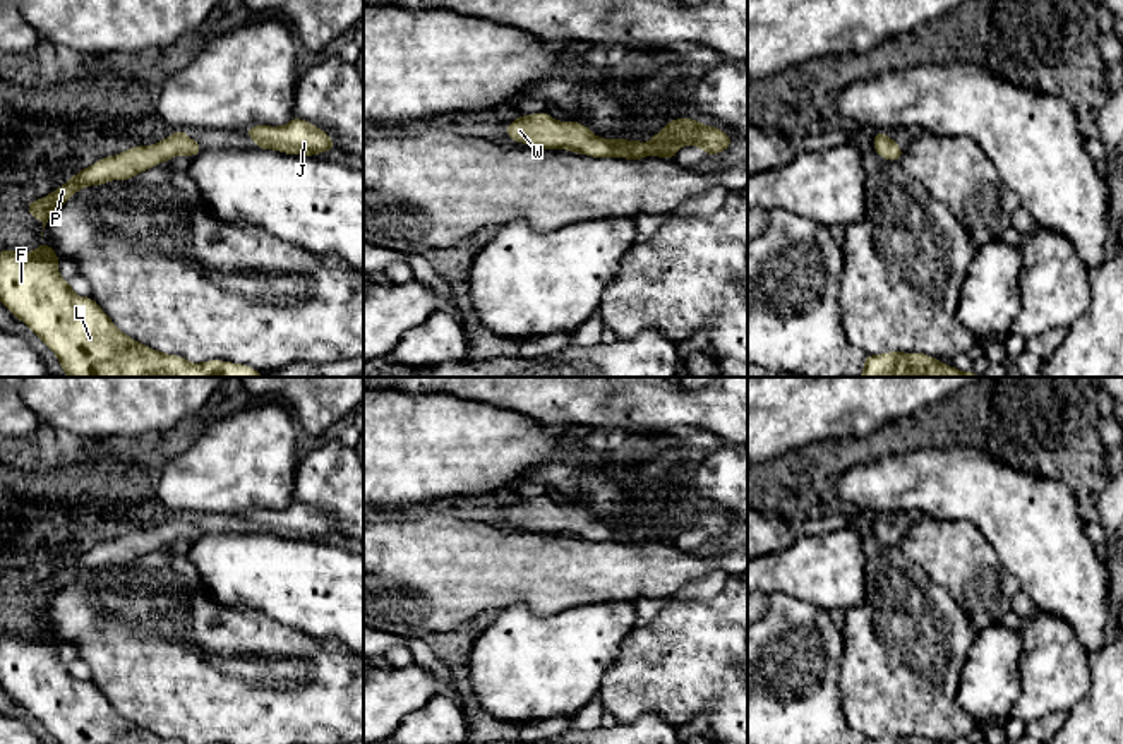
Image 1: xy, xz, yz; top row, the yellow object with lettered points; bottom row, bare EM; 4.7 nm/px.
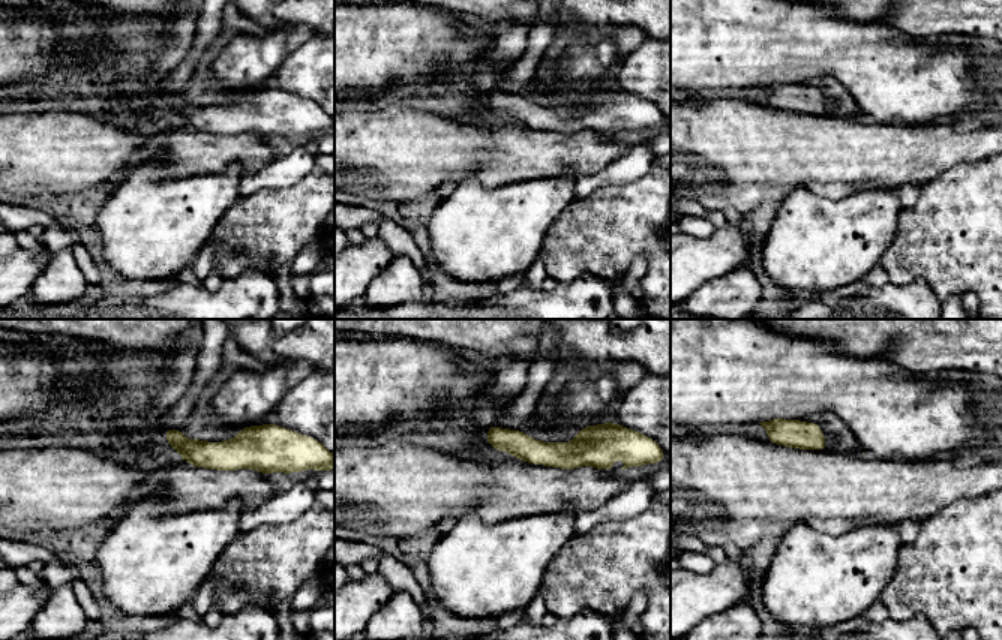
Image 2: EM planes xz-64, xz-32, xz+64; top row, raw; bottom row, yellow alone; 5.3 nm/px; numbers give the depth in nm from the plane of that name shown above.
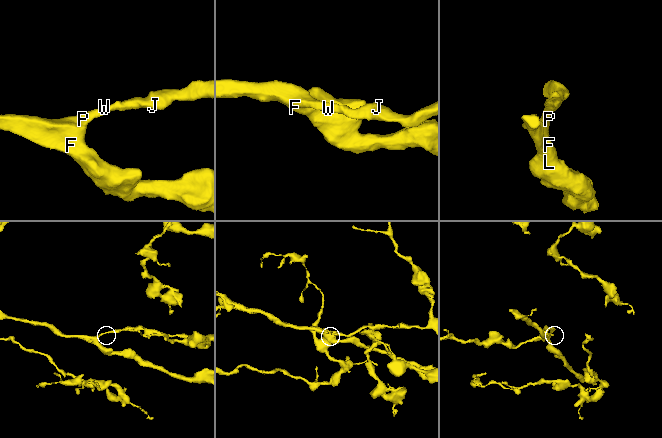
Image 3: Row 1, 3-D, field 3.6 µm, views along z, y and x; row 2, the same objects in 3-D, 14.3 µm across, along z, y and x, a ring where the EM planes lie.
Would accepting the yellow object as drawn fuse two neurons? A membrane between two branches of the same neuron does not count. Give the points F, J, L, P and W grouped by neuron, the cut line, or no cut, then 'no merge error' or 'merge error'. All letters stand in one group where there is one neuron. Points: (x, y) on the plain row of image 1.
F J L P W; no cut; no merge error

